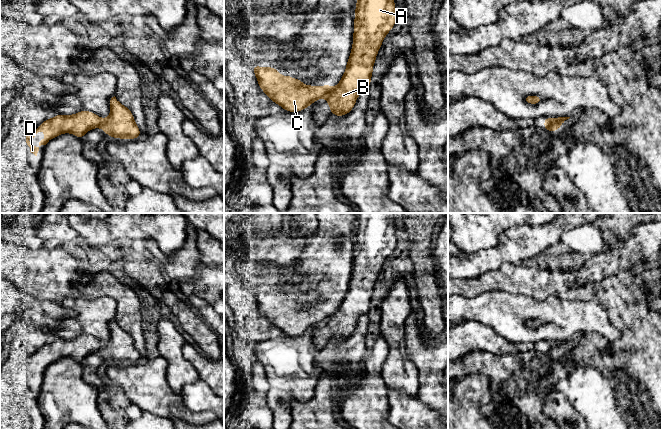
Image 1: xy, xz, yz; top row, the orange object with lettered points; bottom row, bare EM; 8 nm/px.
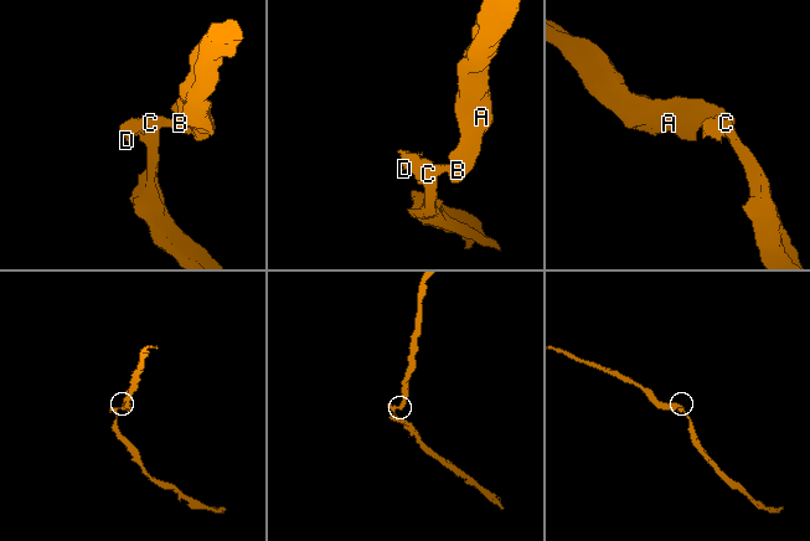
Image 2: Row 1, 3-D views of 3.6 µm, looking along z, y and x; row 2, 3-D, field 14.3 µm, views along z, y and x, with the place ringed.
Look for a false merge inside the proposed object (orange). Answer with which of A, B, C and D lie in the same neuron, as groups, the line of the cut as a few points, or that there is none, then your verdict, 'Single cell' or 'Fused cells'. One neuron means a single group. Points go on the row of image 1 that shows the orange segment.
Groups: A B / C D. Split along xz (334, 88), (325, 97). Fused cells

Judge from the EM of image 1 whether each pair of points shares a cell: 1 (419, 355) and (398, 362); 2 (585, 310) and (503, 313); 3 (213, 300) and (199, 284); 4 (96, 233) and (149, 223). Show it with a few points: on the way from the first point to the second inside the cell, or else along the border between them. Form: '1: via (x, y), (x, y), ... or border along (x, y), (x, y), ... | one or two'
1: border along (404, 335), (406, 350), (418, 372), (419, 380) | two
2: via (565, 311), (523, 311) | one
3: via (211, 296), (203, 288) | one
4: via (109, 229), (116, 229), (125, 223), (136, 223) | one

